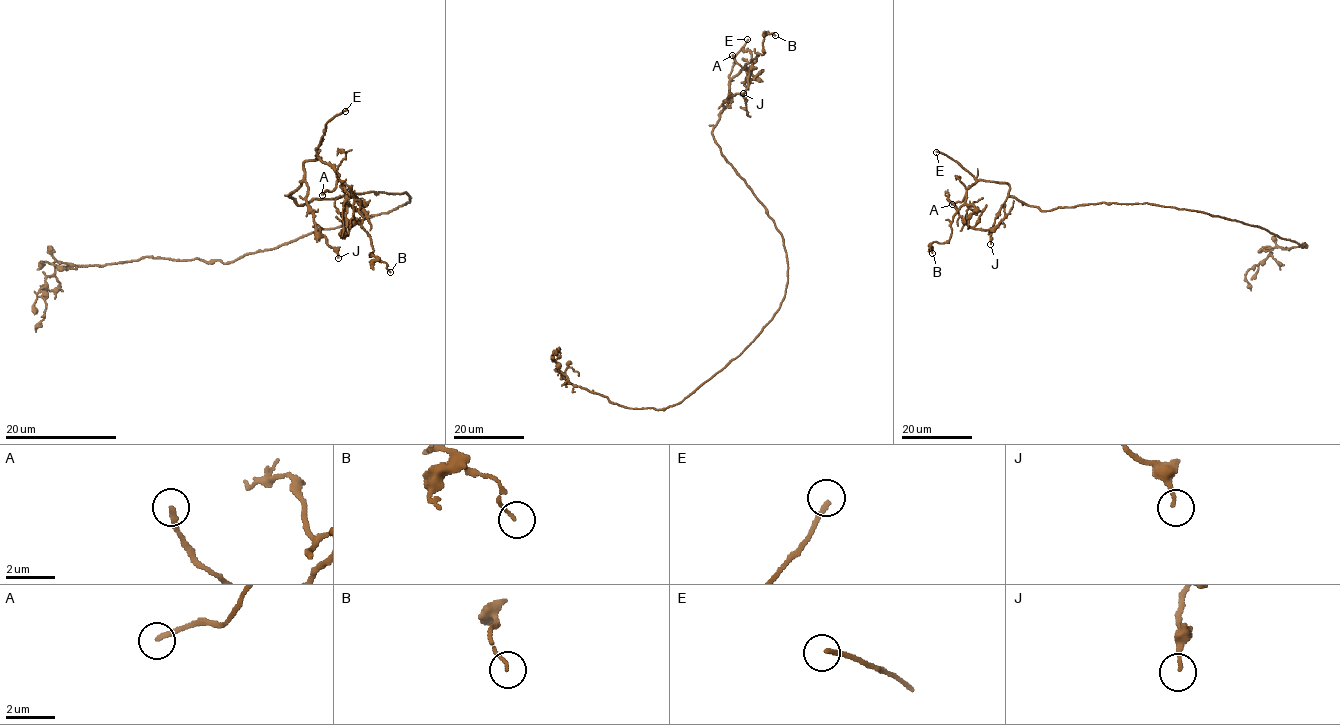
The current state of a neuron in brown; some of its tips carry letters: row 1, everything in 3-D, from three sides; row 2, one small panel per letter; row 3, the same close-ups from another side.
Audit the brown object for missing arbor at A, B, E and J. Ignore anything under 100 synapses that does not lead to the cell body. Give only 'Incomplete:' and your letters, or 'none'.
Incomplete: E

